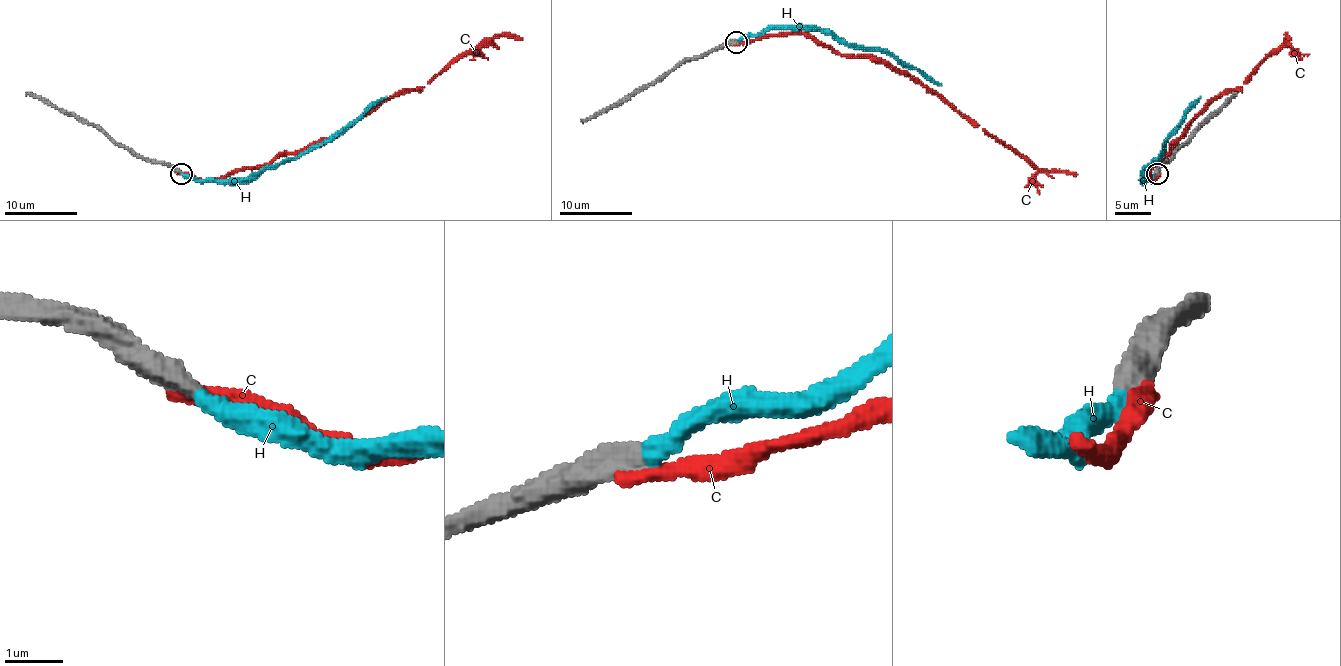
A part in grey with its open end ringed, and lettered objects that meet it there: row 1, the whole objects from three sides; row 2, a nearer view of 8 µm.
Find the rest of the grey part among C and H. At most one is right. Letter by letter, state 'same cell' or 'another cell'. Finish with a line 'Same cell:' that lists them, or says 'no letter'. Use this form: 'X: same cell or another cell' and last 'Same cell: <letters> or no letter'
C: another cell
H: same cell
Same cell: H

